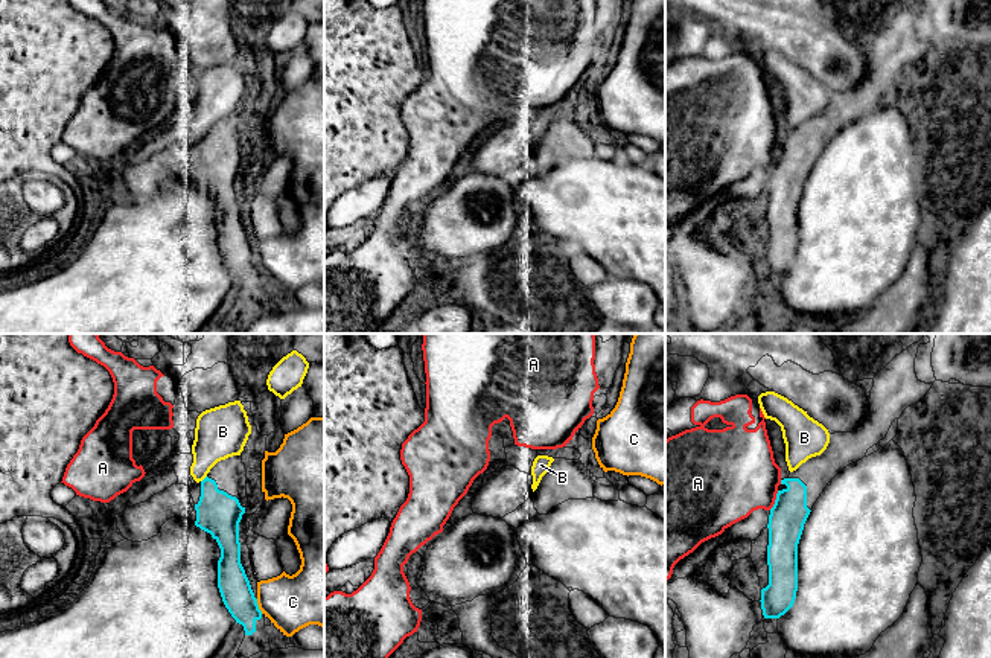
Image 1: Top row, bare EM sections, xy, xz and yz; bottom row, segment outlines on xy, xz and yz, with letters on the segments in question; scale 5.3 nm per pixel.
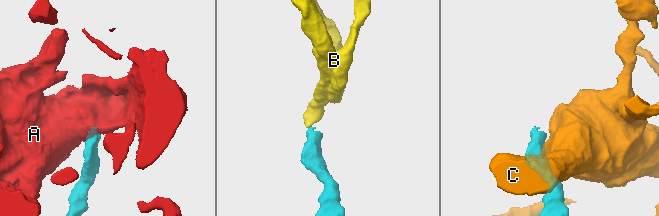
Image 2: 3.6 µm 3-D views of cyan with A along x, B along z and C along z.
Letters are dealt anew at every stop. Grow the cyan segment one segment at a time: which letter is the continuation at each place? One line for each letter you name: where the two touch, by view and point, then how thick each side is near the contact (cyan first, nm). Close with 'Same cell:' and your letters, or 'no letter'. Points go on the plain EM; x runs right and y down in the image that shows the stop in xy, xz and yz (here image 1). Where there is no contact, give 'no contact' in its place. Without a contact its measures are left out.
Same cell: no letter

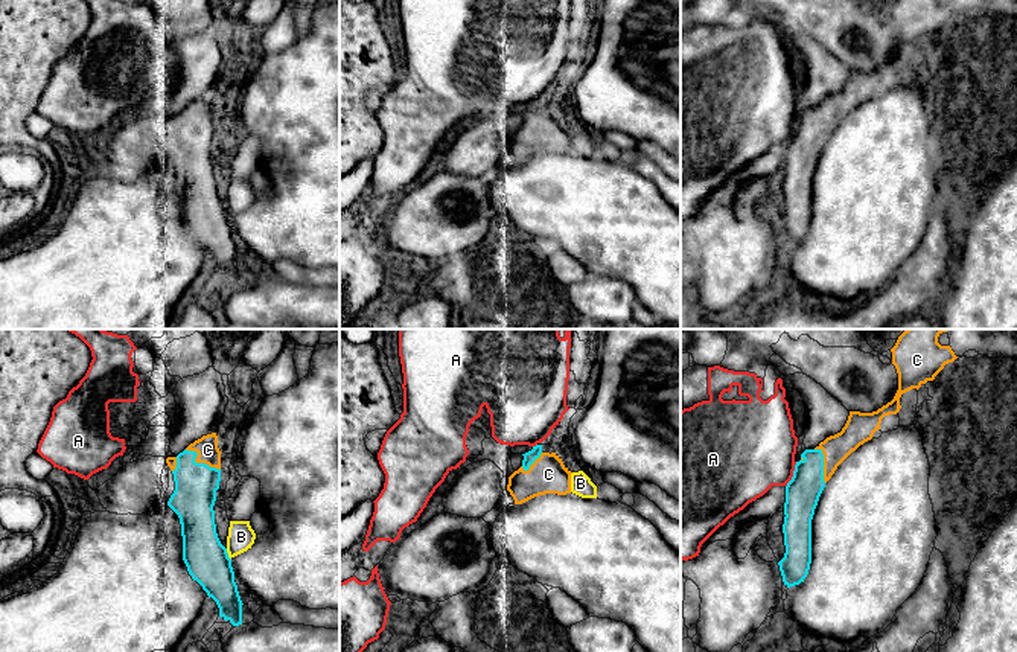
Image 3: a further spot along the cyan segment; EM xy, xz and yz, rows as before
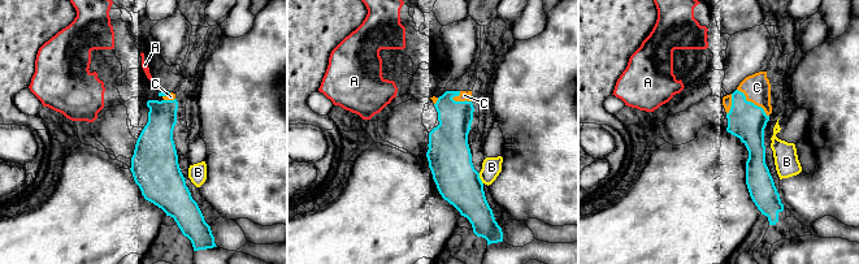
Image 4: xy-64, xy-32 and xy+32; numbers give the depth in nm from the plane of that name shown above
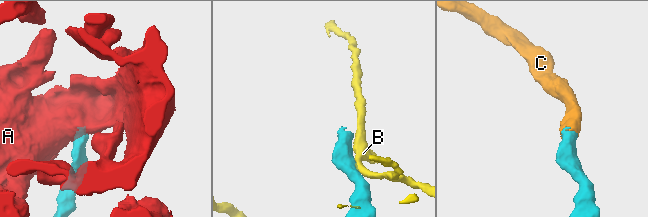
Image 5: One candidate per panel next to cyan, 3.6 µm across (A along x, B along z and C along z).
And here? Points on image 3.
C: xy (200, 122) | 220/120 nm
Same cell: C

